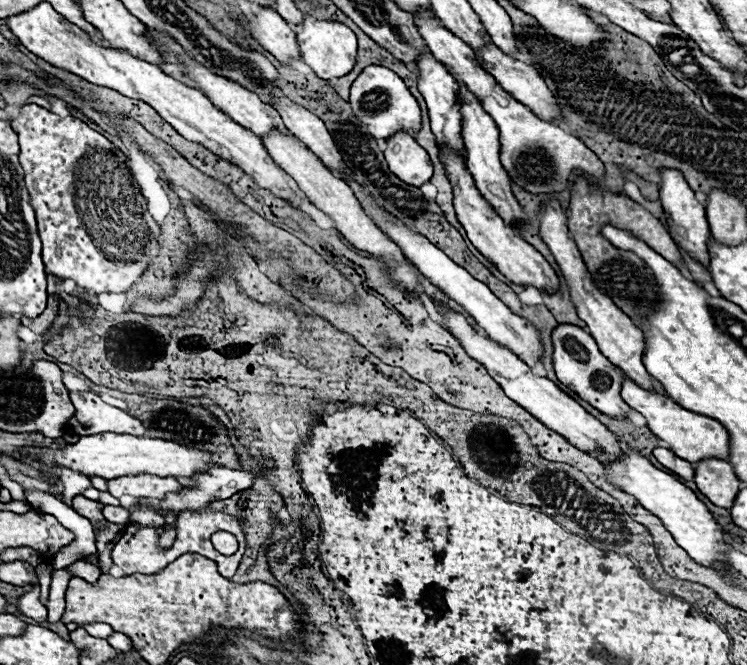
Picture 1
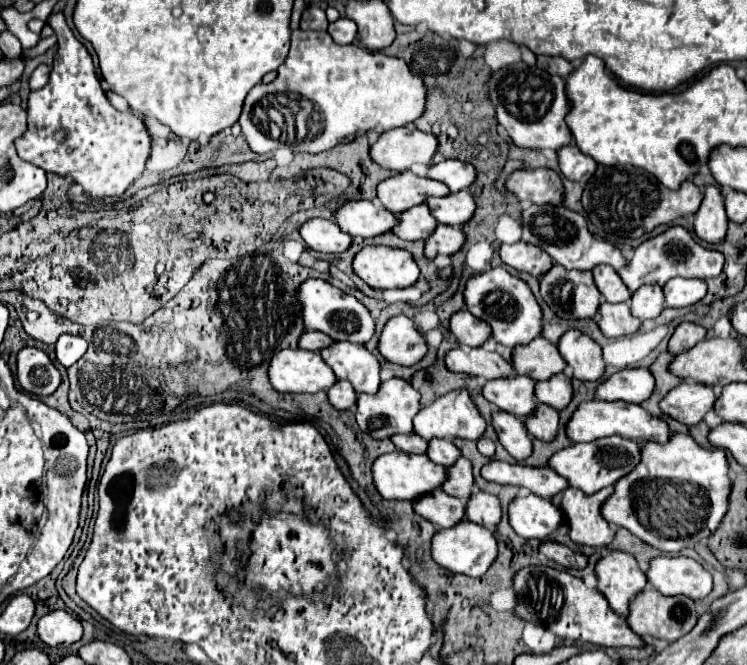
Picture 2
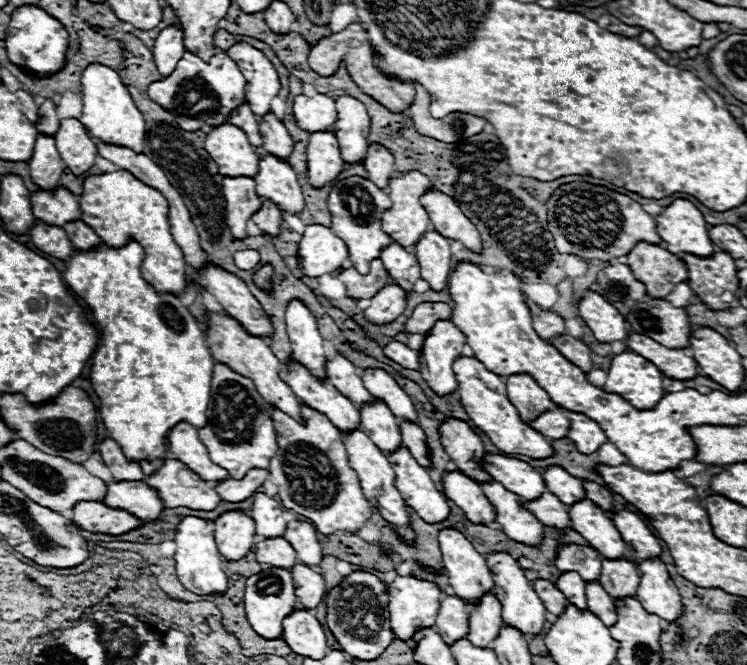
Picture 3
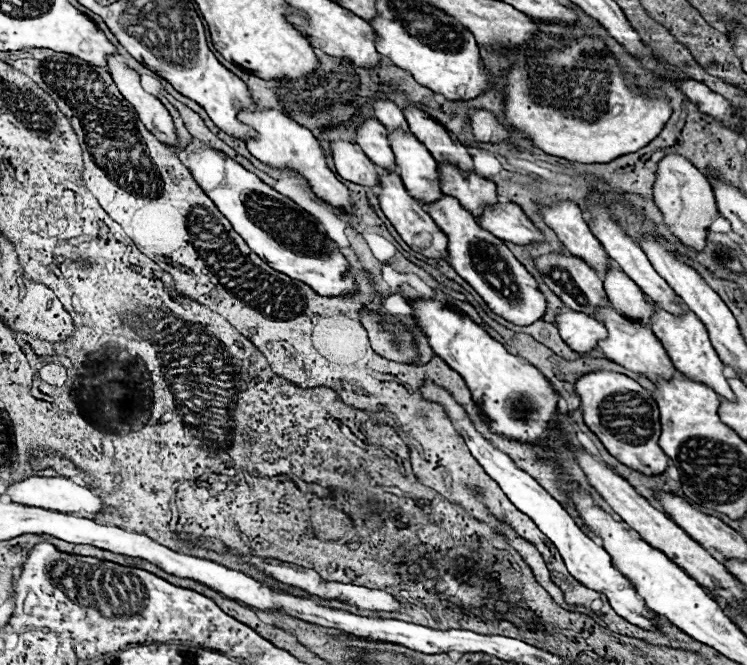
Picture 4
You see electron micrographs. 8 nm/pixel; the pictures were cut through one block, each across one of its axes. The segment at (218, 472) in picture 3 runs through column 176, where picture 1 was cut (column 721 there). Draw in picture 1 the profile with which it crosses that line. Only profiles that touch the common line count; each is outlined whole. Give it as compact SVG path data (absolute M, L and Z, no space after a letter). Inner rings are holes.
M624 376L624 384L622 384L622 398L626 404L630 404L634 410L638 410L646 418L648 428L660 440L668 442L672 446L672 452L676 456L680 456L682 460L696 464L698 460L706 460L706 458L718 458L718 460L730 458L730 434L718 420L684 410L682 406L674 404L670 398L636 386L632 380L626 380L626 376Z

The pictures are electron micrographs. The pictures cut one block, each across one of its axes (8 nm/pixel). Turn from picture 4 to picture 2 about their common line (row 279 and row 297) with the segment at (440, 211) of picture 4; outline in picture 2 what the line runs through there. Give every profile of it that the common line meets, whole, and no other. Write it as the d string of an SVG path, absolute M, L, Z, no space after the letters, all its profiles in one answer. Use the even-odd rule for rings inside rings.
M490 268L482 274L470 276L464 288L464 302L466 308L484 320L492 328L492 338L508 348L514 348L516 344L524 344L536 336L540 336L542 330L542 310L530 292L528 284L520 278L512 276L504 268Z

